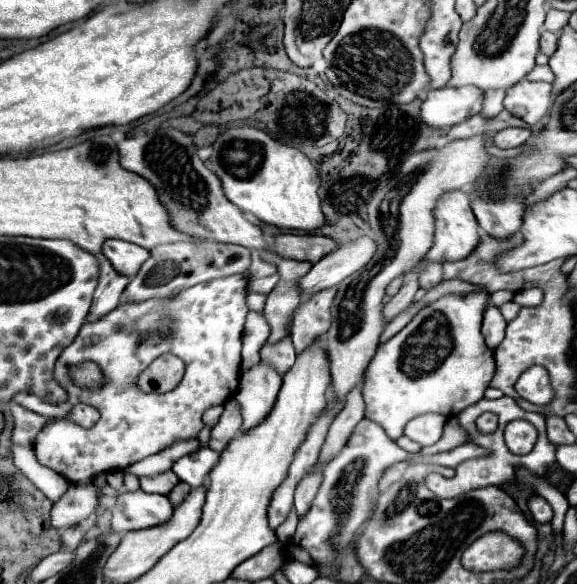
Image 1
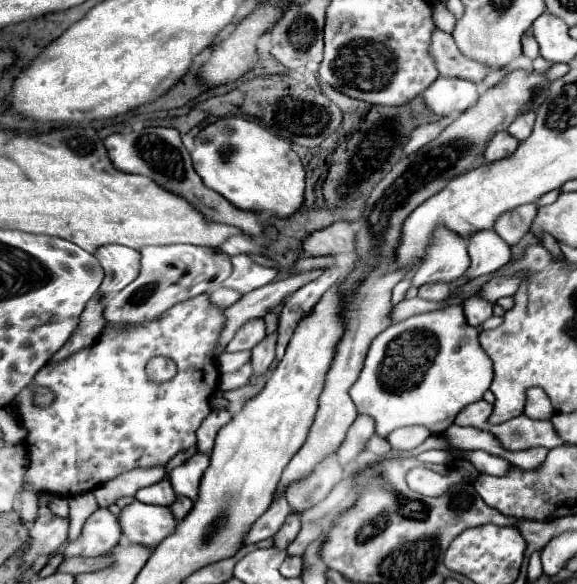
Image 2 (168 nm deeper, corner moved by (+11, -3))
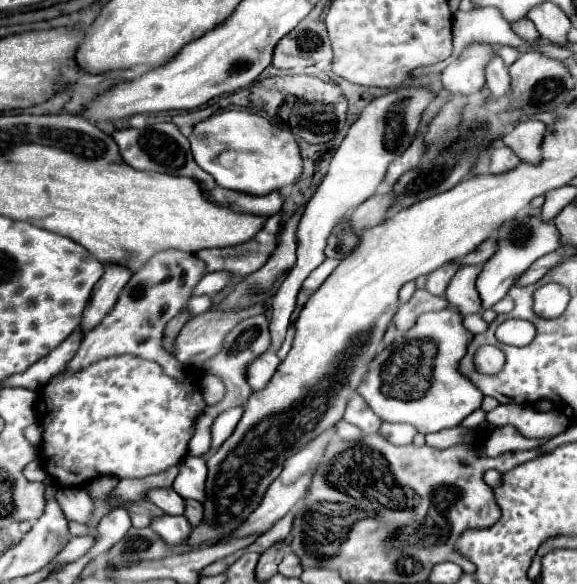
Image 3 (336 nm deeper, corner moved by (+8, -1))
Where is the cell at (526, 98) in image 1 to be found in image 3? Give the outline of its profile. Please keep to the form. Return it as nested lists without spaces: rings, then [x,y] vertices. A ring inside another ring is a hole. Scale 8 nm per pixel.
[[[540,121],[518,123],[508,135],[502,137],[502,141],[520,157],[520,161],[538,163],[540,161],[540,141],[544,137],[544,129],[546,125]]]

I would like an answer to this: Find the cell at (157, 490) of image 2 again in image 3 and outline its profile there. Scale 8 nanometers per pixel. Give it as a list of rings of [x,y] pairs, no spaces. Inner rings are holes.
[[[172,487],[150,489],[150,491],[146,491],[146,499],[152,501],[154,505],[158,505],[168,515],[182,515],[184,513],[184,499]]]

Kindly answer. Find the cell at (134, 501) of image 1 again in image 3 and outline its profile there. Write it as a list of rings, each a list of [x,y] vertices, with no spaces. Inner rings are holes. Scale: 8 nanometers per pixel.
[[[160,515],[160,517],[154,517],[150,527],[168,545],[184,543],[188,539],[188,533],[192,531],[190,523],[182,515]]]

